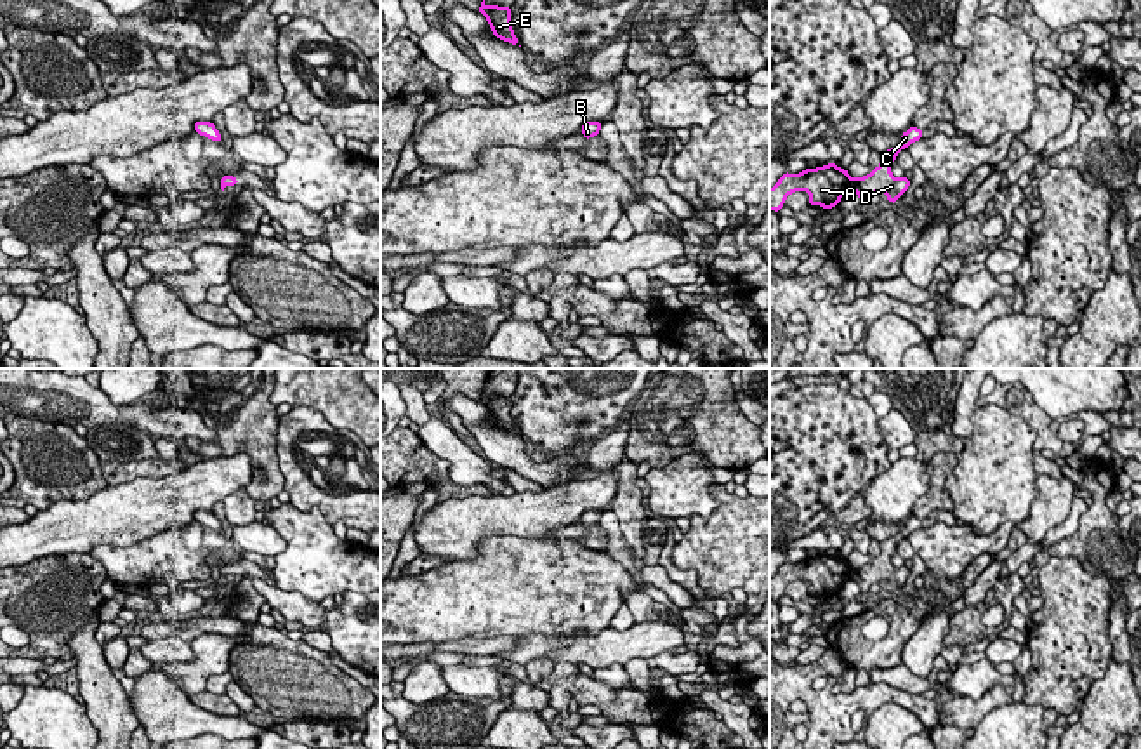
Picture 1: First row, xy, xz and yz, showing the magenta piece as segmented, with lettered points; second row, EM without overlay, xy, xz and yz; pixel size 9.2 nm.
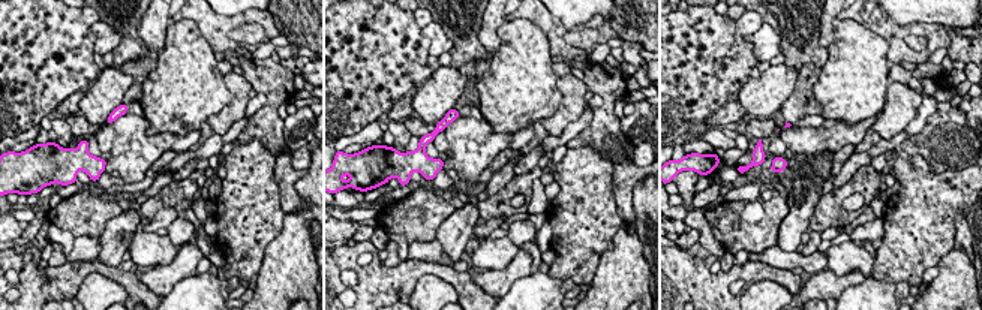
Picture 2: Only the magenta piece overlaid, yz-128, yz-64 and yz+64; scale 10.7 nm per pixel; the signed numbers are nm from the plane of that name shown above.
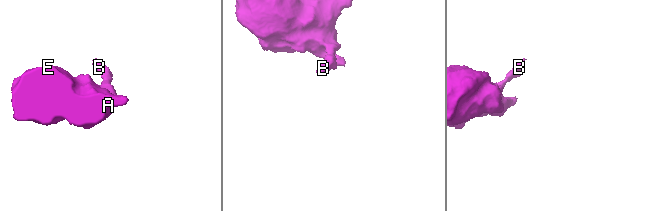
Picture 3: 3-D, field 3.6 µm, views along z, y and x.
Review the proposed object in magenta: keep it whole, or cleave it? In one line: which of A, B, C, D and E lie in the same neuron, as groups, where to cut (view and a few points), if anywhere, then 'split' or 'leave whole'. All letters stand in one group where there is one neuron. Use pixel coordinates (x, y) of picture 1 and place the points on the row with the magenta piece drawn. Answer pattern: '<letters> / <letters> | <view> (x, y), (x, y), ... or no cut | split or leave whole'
A B C D E | no cut | leave whole

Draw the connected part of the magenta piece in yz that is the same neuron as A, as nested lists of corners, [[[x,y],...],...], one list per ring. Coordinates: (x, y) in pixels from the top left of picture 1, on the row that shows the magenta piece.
[[[910,125],[910,129],[901,134],[898,146],[880,153],[880,165],[858,179],[851,177],[846,169],[839,169],[837,163],[806,169],[799,174],[788,174],[785,170],[778,182],[769,189],[769,209],[778,214],[785,205],[787,196],[795,191],[806,191],[809,195],[809,205],[821,205],[823,210],[839,205],[848,191],[854,191],[863,207],[870,202],[874,193],[880,191],[886,193],[887,202],[896,203],[912,181],[905,176],[896,179],[891,172],[891,165],[901,149],[922,137],[924,132],[915,125]]]

